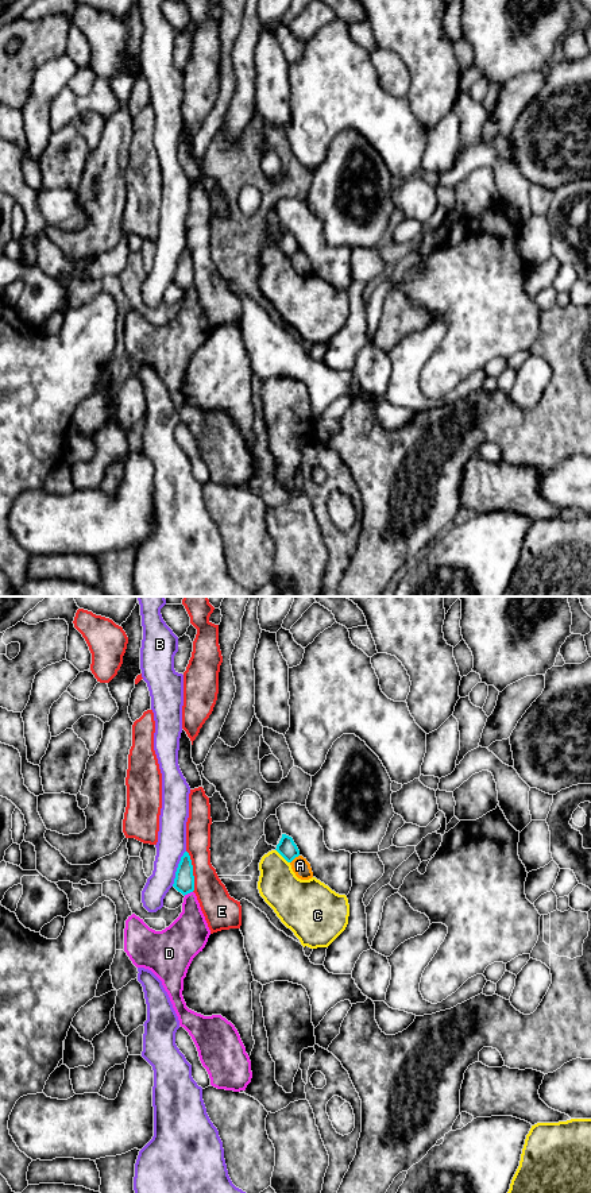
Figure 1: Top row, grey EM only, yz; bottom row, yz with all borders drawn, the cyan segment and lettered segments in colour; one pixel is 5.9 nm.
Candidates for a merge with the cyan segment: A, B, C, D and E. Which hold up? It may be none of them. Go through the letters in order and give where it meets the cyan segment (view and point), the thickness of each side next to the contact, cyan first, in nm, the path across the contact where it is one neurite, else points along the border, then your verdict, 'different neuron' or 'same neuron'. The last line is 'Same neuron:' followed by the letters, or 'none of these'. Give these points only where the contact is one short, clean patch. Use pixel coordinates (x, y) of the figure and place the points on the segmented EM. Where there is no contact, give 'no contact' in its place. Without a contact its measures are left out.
A: meets cyan in yz at (294, 857); 110 nm thick on the cyan side, 100 nm on the other; border along yz (298, 854), (290, 863); different neuron
B: meets cyan in yz at (177, 868); 120 nm thick on the cyan side, 180 nm on the other; different neuron
C: meets cyan in yz at (282, 856); 110 nm thick on the cyan side, 240 nm on the other; different neuron
D: meets cyan in yz at (188, 892); 120 nm thick on the cyan side, 240 nm on the other; different neuron
E: meets cyan in yz at (192, 871); 120 nm thick on the cyan side, 190 nm on the other; different neuron
Same neuron: none of these

